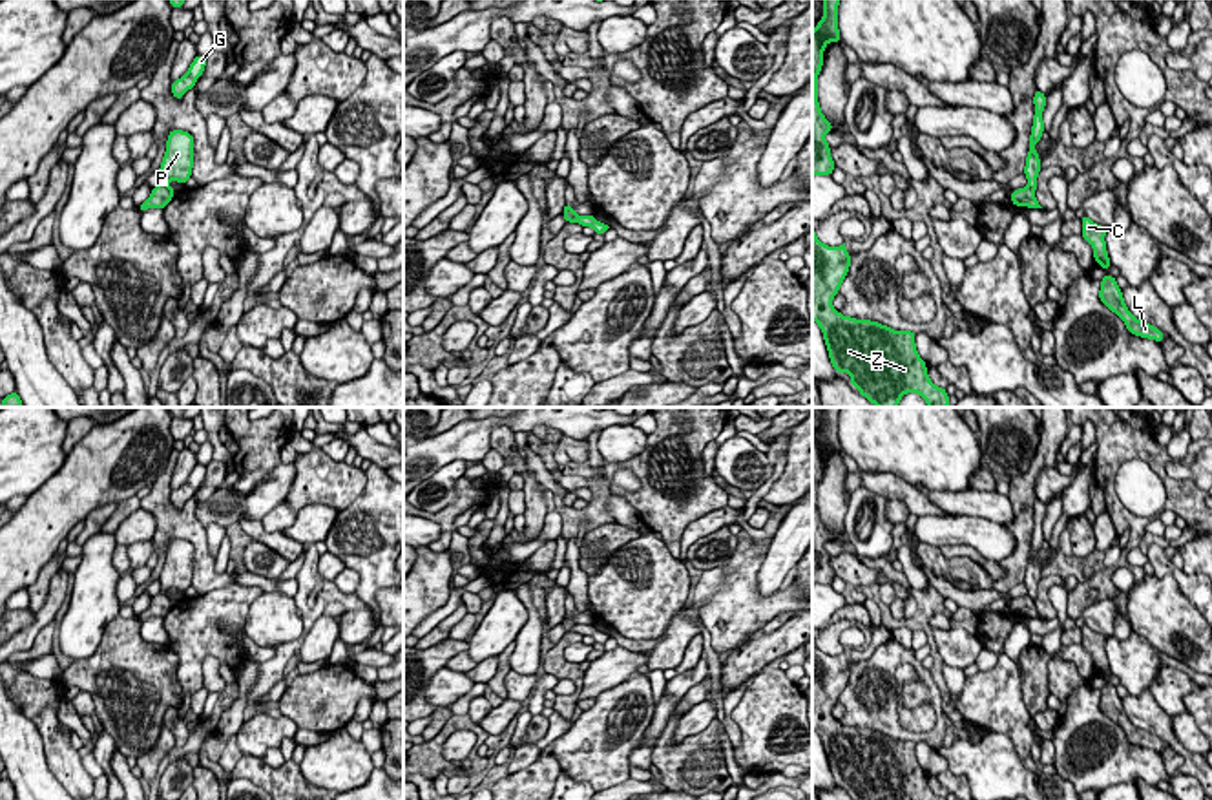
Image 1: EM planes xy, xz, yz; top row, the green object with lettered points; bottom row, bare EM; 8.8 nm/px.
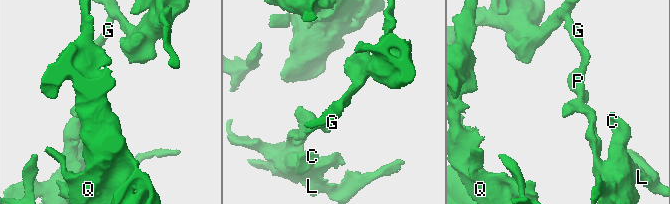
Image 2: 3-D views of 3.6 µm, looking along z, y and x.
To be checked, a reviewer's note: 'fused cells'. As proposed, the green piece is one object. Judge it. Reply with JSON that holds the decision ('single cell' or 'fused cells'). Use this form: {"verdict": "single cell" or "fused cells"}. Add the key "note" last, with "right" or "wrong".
{"verdict": "fused cells", "note": "right"}

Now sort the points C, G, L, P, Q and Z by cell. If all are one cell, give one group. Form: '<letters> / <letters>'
C L Q Z / G P

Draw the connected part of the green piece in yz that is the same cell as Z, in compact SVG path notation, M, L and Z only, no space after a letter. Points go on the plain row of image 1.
M812 628L812 729L823 742L834 780L849 782L858 800L946 800L927 785L916 742L843 725L832 716L849 676L845 652L821 652Z

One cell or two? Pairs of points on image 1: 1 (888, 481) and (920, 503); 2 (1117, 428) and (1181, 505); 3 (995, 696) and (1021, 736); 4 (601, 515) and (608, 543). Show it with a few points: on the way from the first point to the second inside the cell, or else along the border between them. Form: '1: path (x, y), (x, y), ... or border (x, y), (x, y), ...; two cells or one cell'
1: path (895, 488), (913, 497); one cell
2: path (1138, 442), (1158, 463), (1170, 484); one cell
3: path (997, 705), (1015, 727); one cell
4: border (614, 521), (588, 530); two cells

